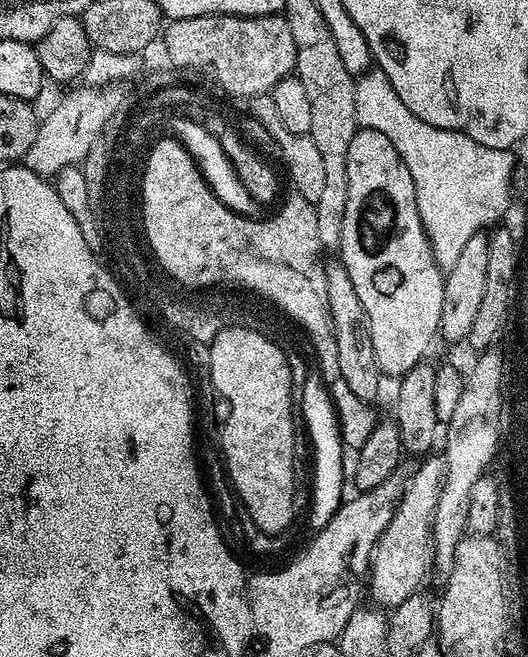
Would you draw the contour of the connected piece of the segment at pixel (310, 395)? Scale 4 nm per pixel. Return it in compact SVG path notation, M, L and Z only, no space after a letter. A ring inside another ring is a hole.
M309 371L302 390L302 416L308 436L314 448L314 474L312 476L312 516L313 529L324 528L343 503L344 494L344 447L340 436L339 417L336 415L335 404L331 391L324 383L319 371Z

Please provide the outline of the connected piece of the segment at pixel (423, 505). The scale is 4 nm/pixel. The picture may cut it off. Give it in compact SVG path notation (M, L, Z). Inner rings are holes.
M436 454L429 455L425 460L428 461L412 477L407 477L404 495L400 497L400 504L396 507L394 518L390 518L386 530L380 536L380 541L376 543L374 559L370 565L370 588L372 584L372 596L377 600L373 601L384 610L398 607L402 602L406 602L406 598L421 591L420 583L423 582L428 567L431 569L434 564L436 547L432 544L432 527L438 510L440 491L444 485L444 461Z

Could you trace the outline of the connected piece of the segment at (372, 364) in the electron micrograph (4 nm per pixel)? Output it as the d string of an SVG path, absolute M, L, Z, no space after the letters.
M338 260L329 261L324 267L327 282L327 301L330 303L331 325L334 326L335 342L338 347L340 379L346 382L351 392L364 403L373 403L380 388L382 373L377 362L373 339L370 337L366 312L354 291L349 272Z

